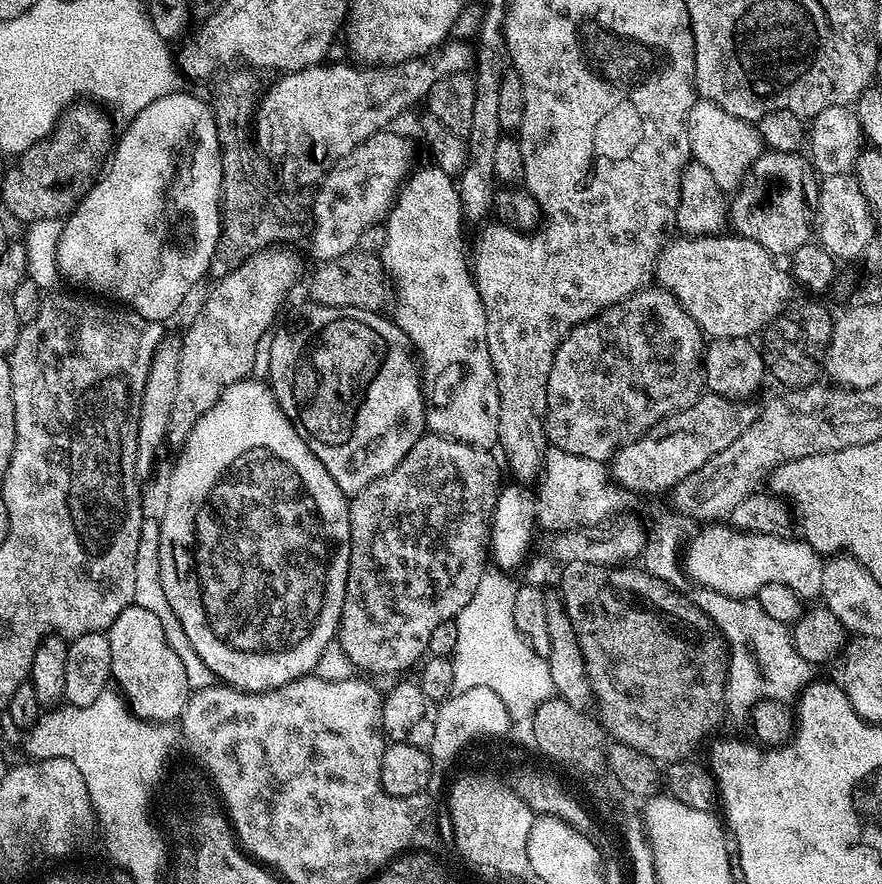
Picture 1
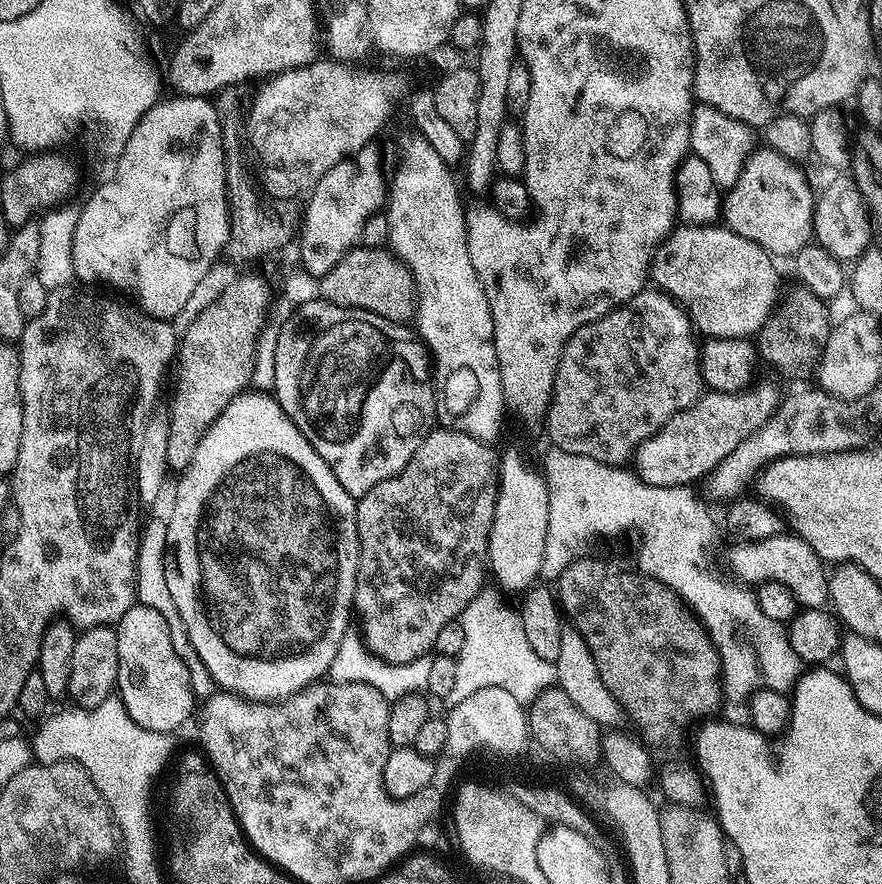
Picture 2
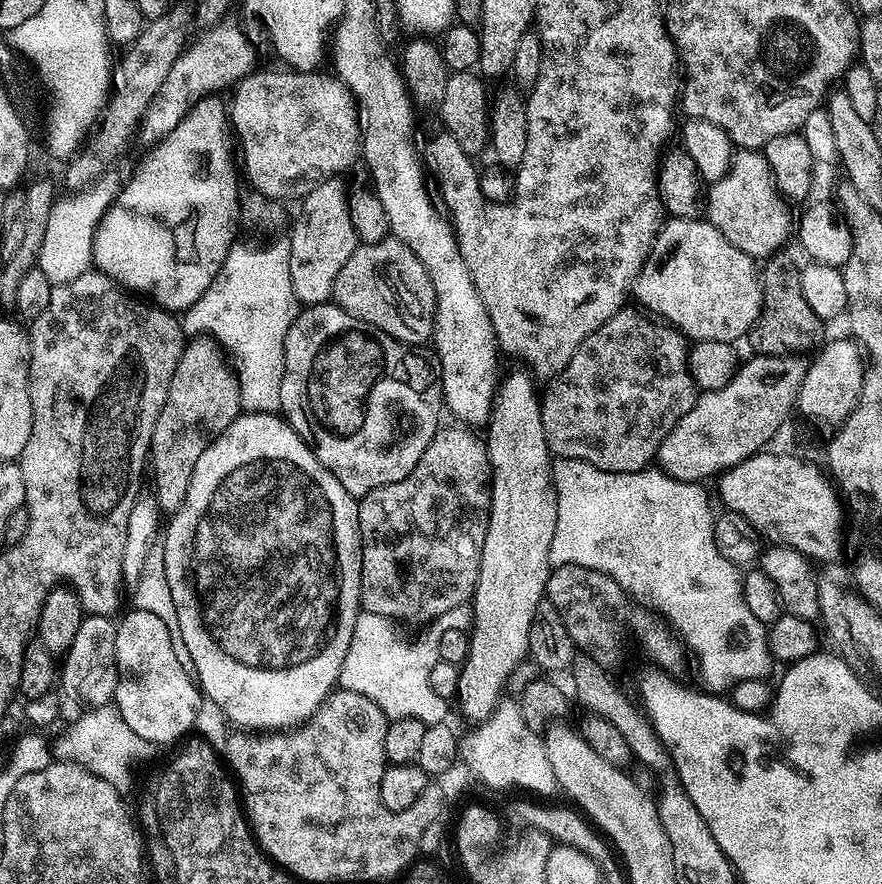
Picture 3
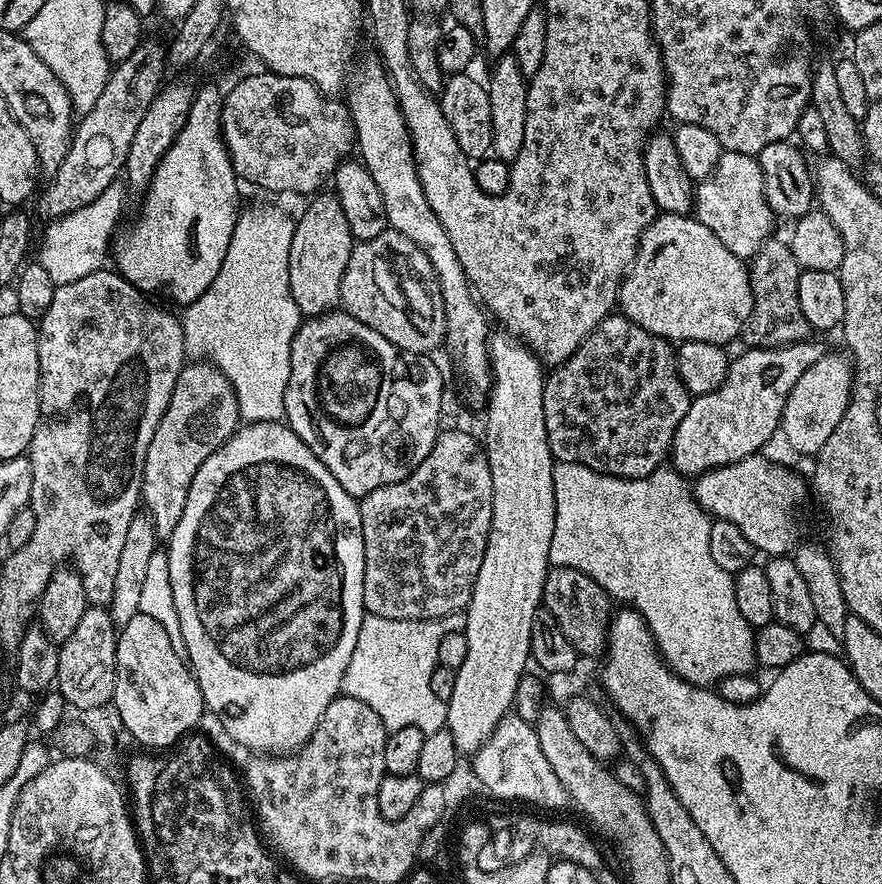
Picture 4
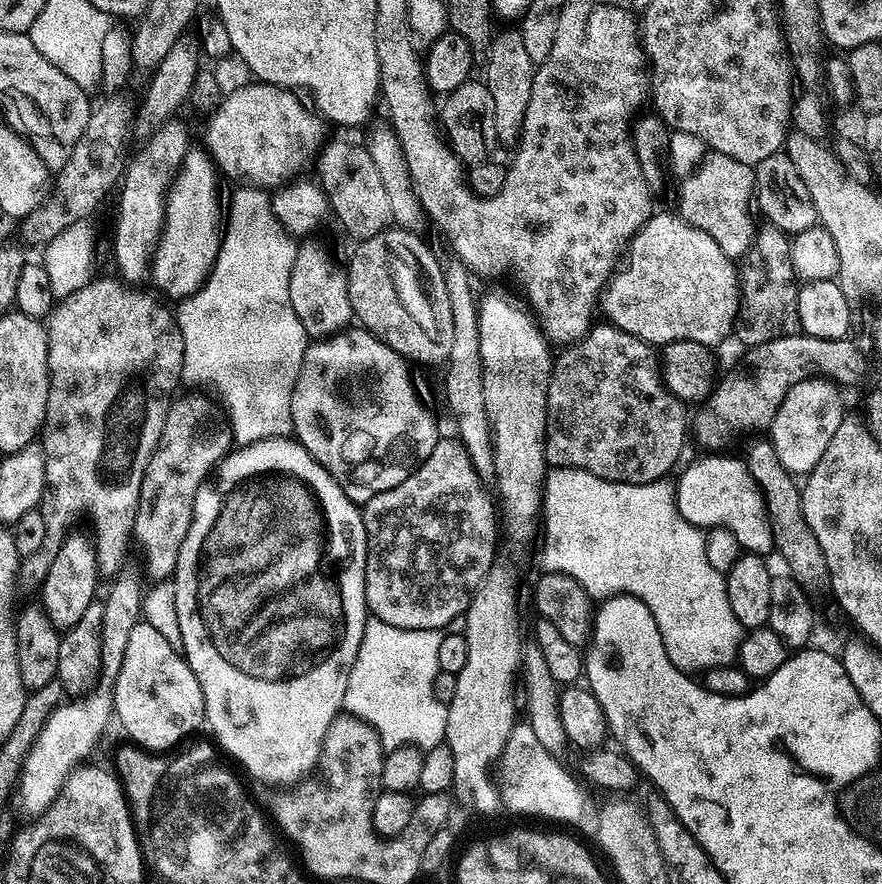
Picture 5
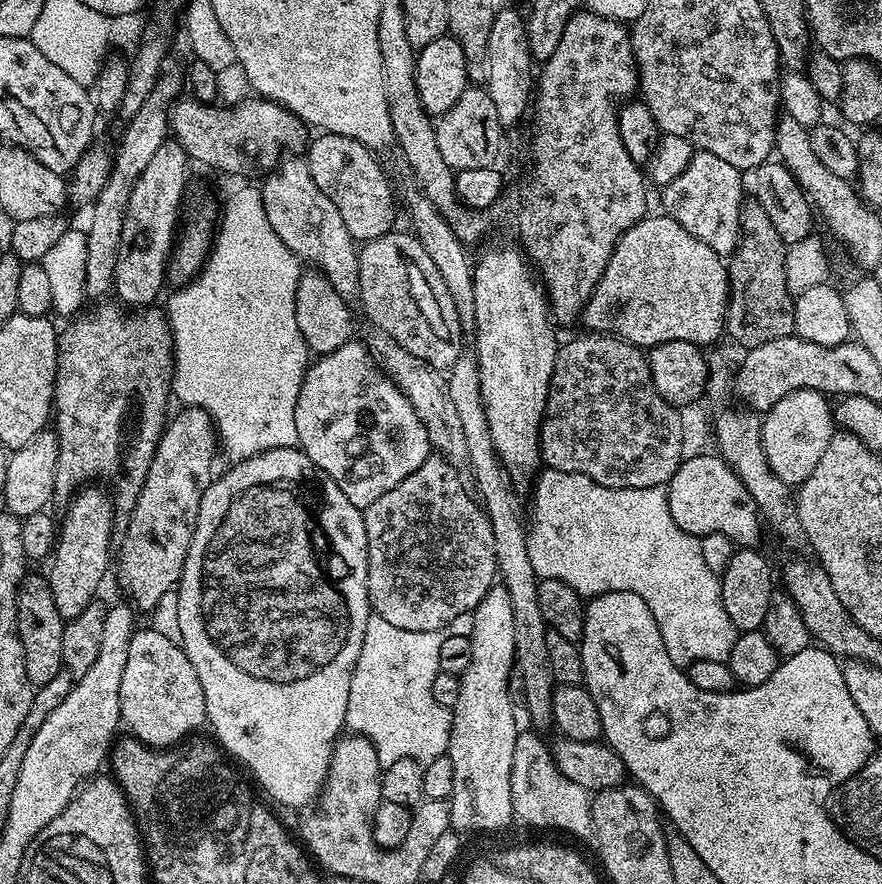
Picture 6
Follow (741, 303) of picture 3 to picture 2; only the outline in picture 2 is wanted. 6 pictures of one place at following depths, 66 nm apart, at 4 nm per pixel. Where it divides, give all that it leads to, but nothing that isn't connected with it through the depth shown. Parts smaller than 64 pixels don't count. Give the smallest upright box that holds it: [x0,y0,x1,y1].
[650,226,782,340]

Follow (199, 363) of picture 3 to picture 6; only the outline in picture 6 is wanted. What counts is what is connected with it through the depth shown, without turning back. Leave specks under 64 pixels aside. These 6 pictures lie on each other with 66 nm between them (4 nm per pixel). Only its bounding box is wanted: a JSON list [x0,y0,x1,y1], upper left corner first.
[120,406,218,614]

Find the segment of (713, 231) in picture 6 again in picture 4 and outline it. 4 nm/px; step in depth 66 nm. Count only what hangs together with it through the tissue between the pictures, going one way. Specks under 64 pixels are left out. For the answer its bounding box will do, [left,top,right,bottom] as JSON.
[694,151,774,261]

